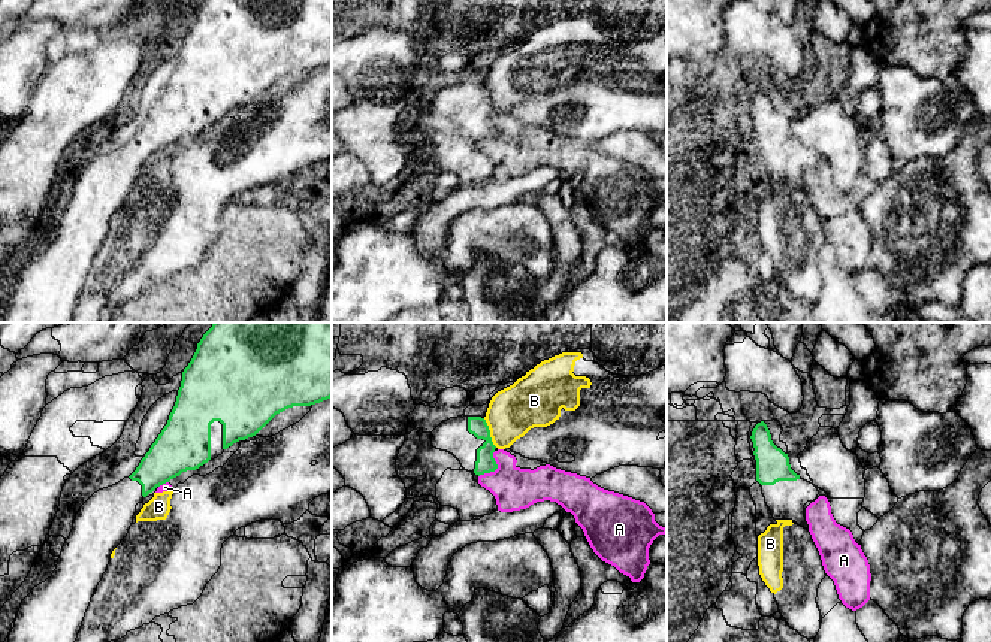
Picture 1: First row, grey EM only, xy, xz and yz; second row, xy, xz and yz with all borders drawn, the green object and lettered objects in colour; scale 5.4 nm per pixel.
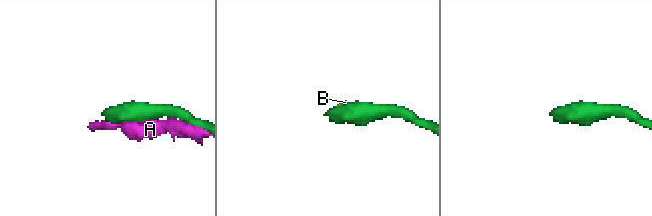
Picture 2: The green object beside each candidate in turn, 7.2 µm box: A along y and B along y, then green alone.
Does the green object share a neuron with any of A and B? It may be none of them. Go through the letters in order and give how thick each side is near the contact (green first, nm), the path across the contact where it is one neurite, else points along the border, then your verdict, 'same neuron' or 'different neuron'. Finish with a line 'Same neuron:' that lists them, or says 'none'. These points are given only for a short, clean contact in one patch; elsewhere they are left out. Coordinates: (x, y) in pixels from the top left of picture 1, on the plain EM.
A: calibres 100 and 240 nm; different neuron
B: calibres 110 and 260 nm; different neuron
Same neuron: none

